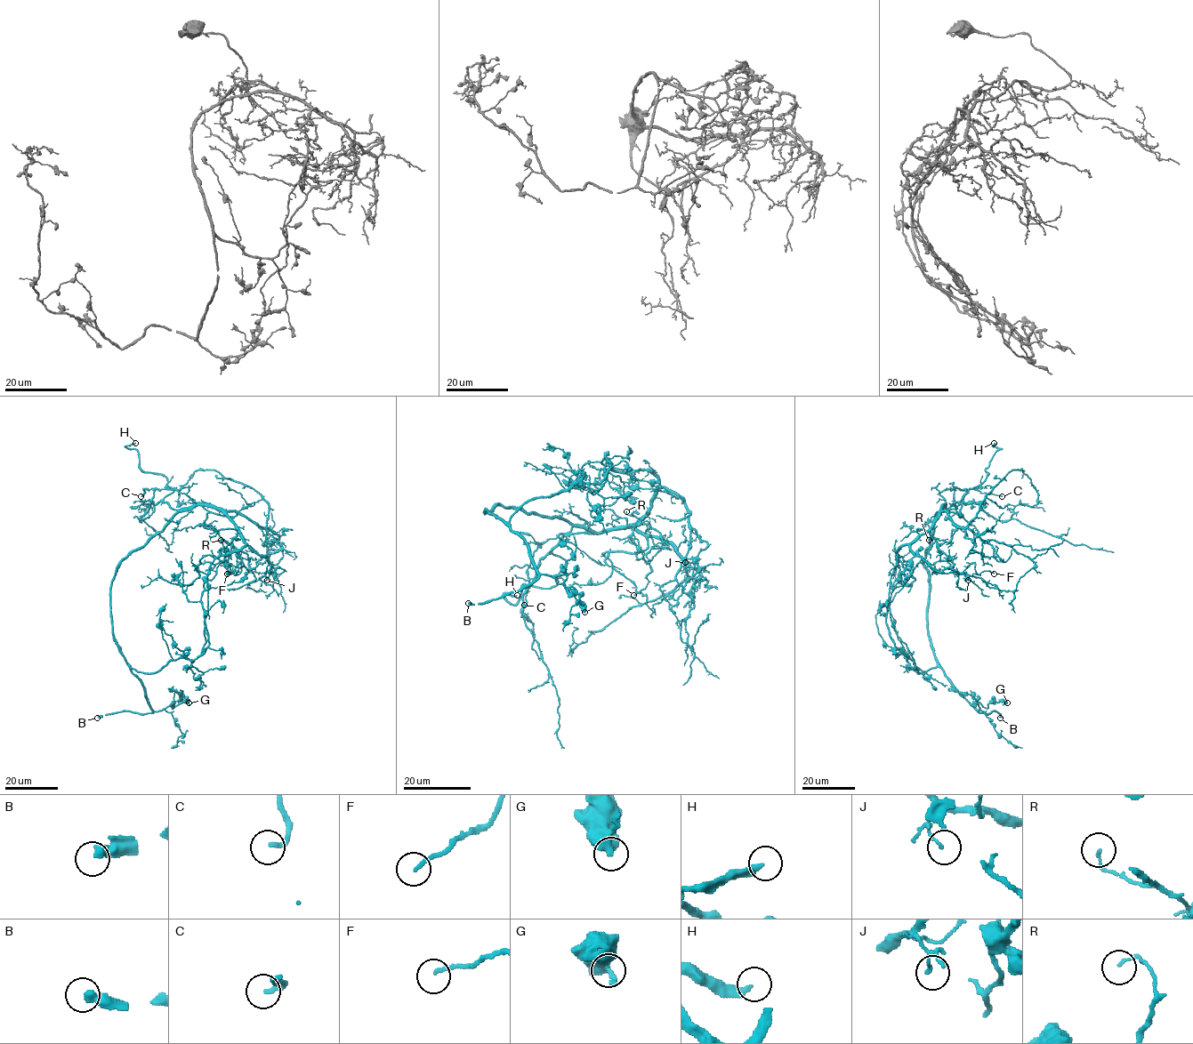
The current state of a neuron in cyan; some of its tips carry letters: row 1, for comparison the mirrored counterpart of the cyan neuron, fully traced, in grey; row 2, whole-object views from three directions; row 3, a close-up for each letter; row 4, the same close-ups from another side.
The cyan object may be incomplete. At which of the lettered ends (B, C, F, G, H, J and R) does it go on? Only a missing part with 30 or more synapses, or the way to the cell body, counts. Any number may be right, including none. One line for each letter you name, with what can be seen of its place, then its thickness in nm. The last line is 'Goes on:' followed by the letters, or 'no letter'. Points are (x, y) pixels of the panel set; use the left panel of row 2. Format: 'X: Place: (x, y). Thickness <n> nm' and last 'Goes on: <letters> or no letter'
B: Place: (97, 718). Thickness 380 nm
H: Place: (135, 443). Thickness 260 nm
Goes on: B, H

